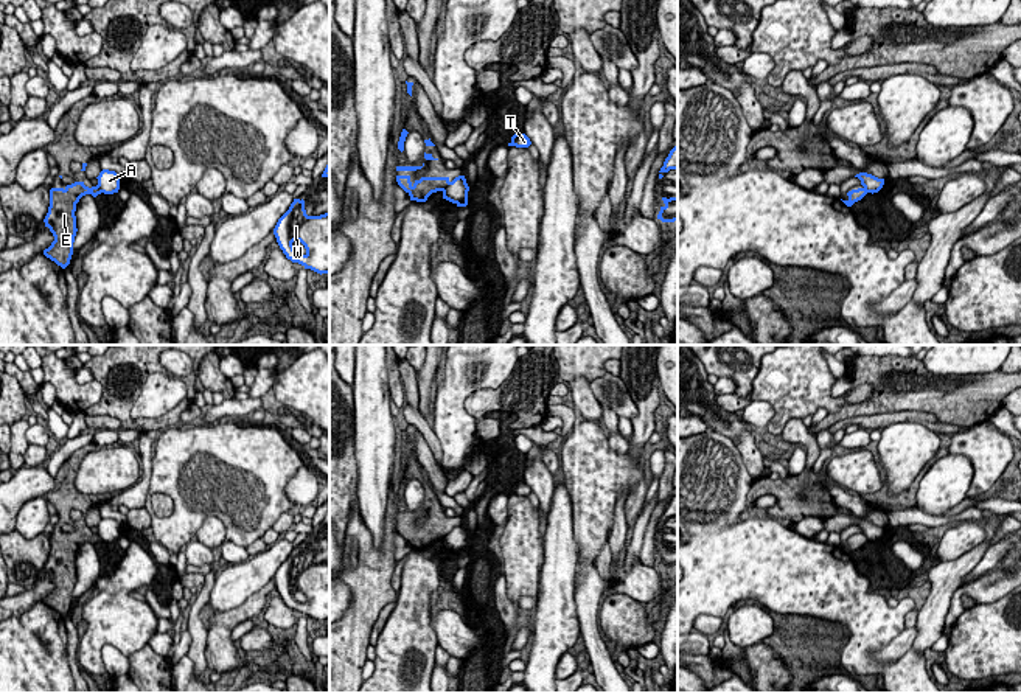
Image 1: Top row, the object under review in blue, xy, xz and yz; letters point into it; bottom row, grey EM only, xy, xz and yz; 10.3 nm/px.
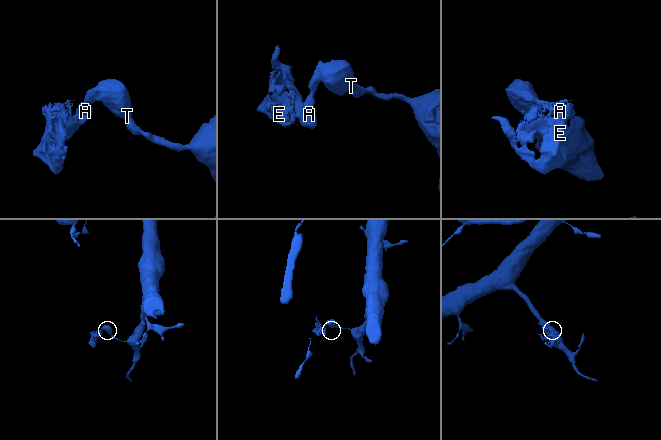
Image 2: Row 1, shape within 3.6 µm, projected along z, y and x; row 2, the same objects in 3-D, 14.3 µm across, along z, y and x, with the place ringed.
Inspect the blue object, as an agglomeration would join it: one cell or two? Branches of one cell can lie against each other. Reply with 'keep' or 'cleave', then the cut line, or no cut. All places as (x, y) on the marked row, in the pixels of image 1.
cleave; cut xz (451, 182), (442, 190)

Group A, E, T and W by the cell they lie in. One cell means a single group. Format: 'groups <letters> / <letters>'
groups A T W / E

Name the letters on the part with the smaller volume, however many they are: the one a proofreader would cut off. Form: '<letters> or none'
E

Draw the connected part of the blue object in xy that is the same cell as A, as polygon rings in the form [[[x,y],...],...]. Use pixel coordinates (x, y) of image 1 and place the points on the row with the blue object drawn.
[[[103,169],[99,172],[98,179],[98,188],[101,190],[101,193],[104,194],[113,194],[118,193],[120,190],[120,174],[117,174],[115,171],[109,171],[109,169]]]

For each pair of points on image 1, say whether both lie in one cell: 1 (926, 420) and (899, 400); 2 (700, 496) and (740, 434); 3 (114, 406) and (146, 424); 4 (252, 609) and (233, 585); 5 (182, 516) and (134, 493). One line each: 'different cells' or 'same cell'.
1: different cells
2: different cells
3: same cell
4: different cells
5: different cells

